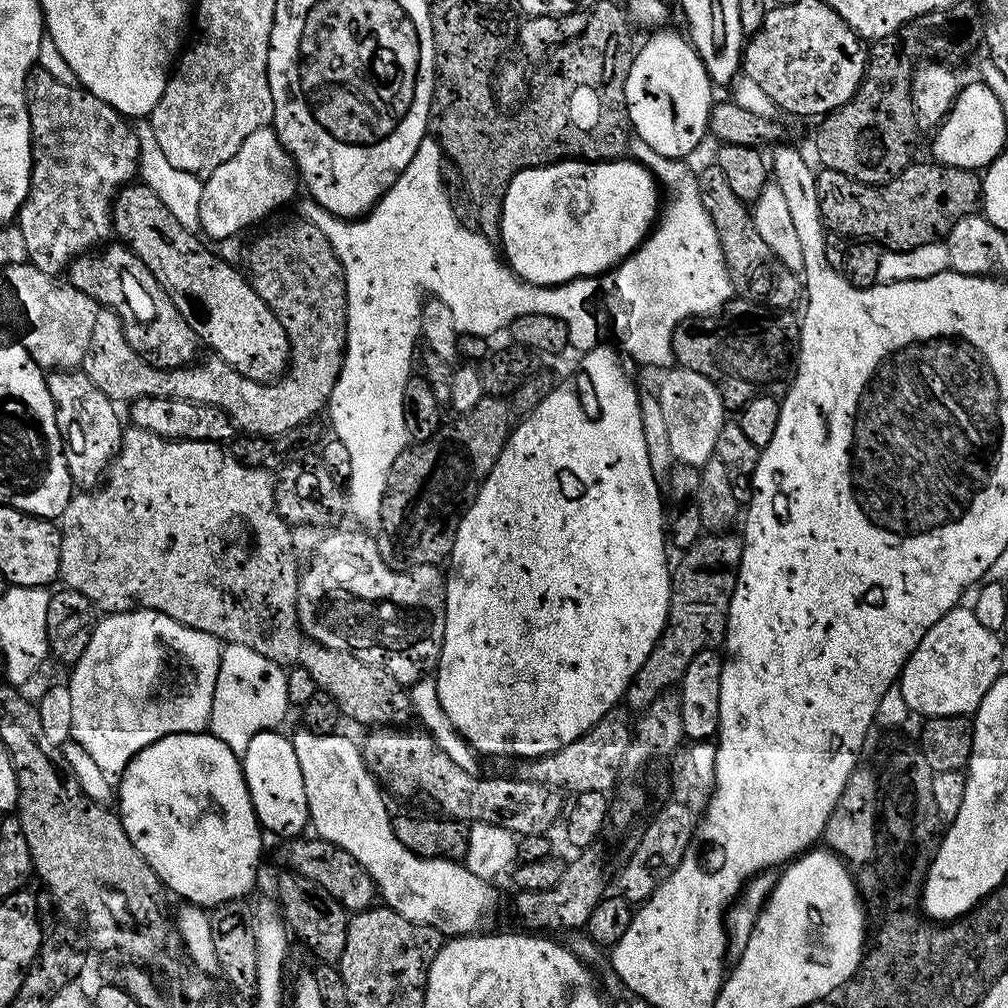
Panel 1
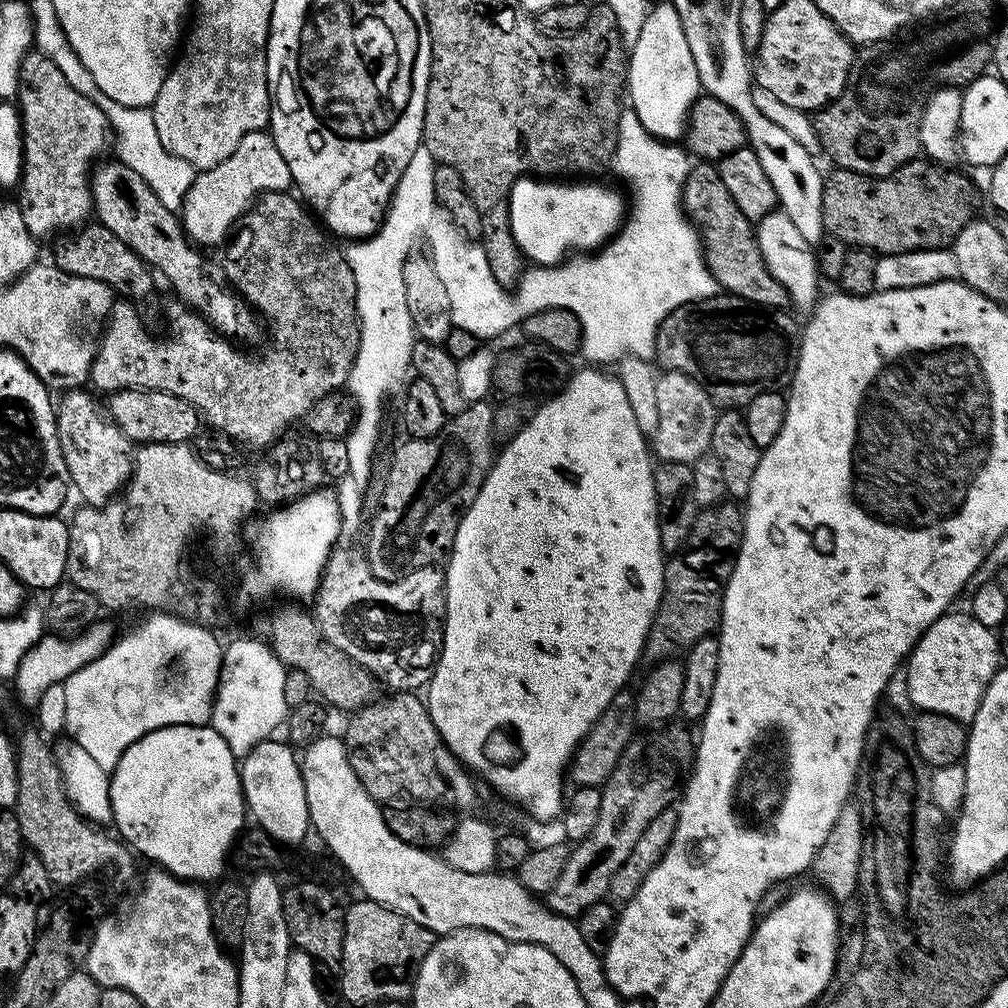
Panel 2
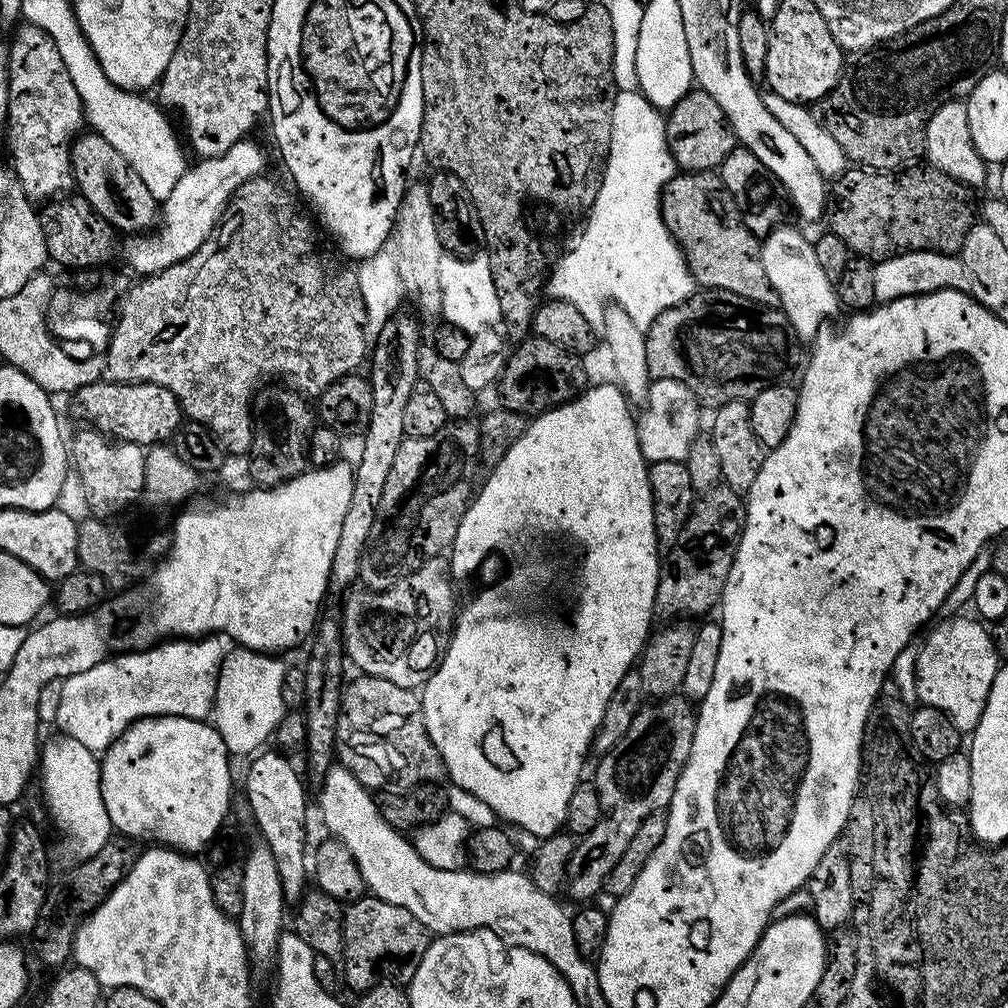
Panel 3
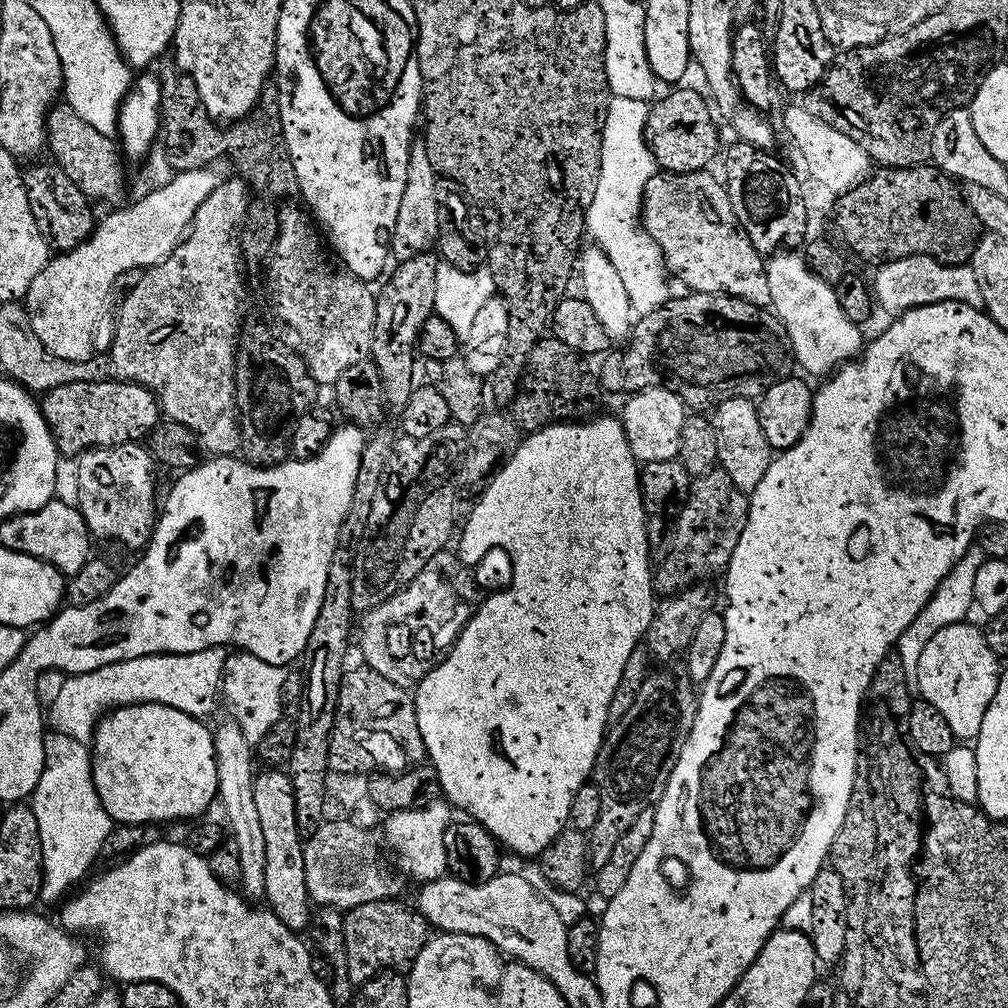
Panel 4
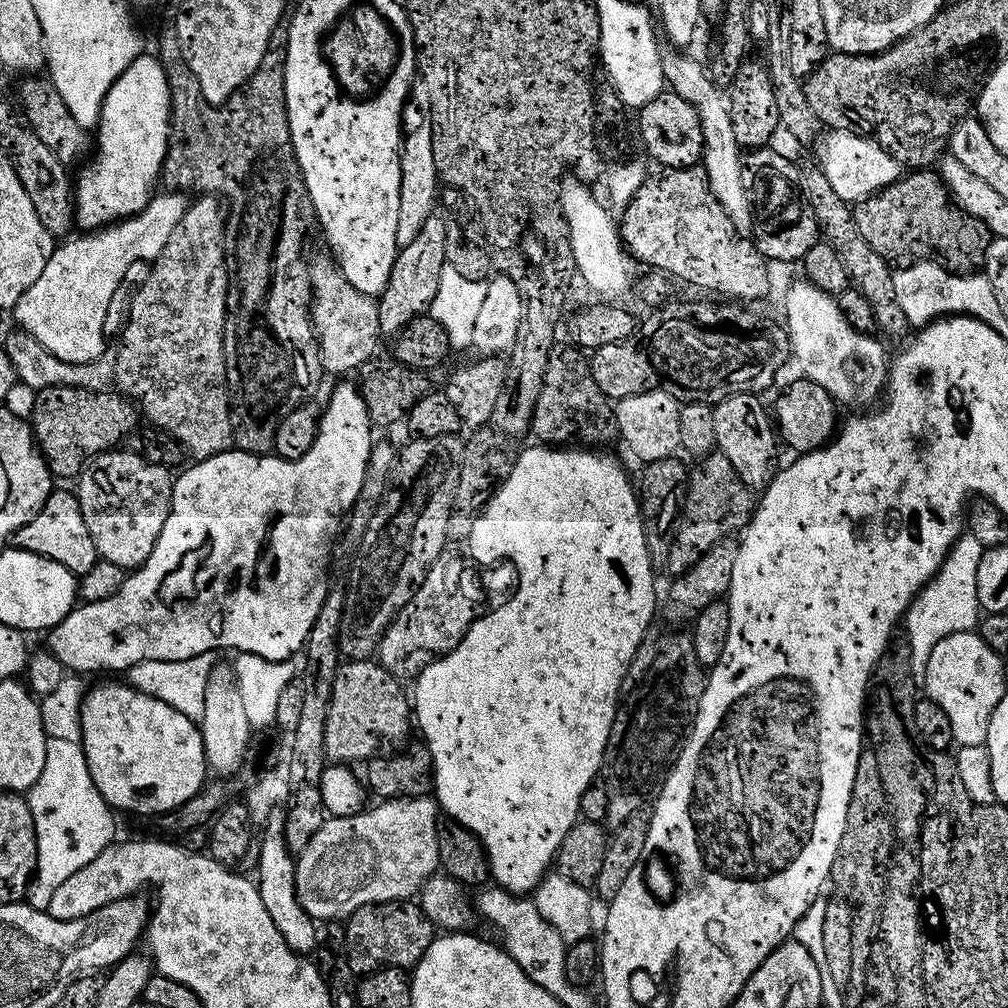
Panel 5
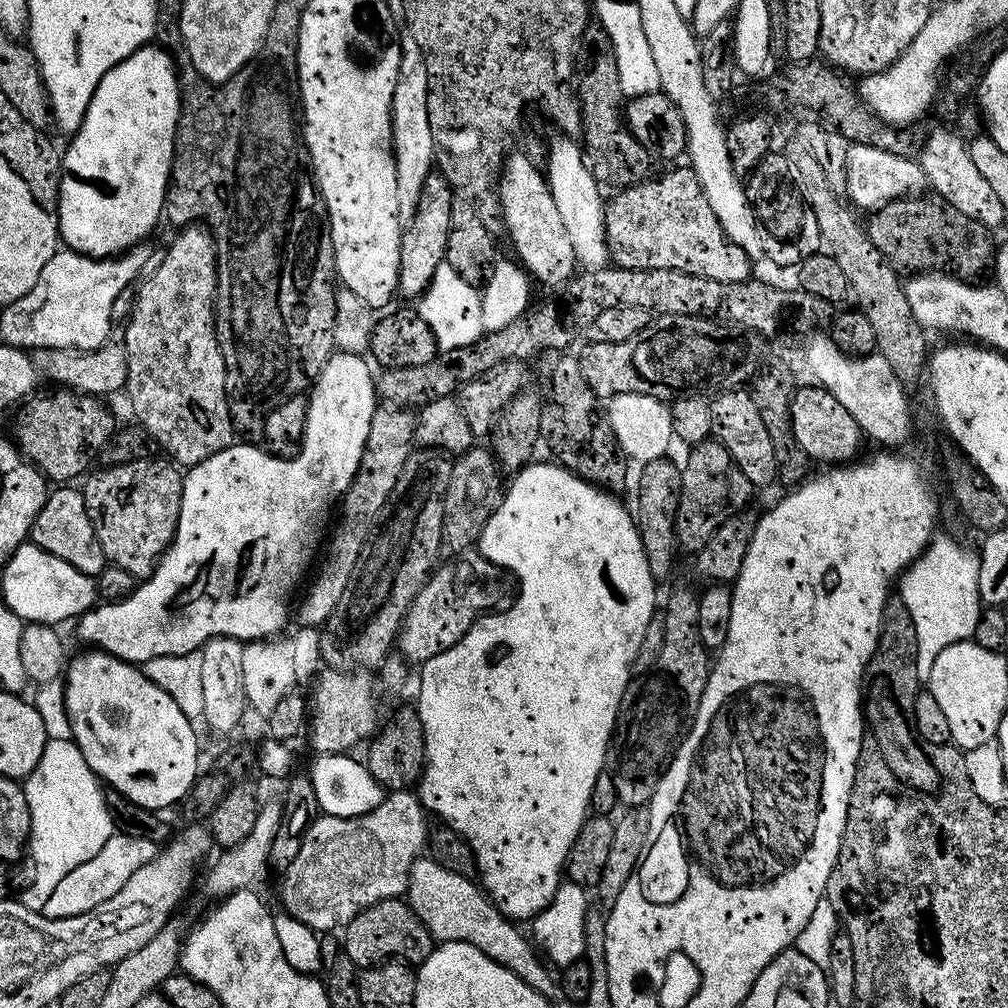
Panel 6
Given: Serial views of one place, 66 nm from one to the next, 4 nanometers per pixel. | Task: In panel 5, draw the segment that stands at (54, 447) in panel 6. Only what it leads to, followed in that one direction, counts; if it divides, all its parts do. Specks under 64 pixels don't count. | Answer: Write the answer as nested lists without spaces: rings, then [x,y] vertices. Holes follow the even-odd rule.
[[[55,384],[39,389],[32,400],[32,434],[44,453],[53,477],[75,477],[99,452],[115,449],[127,432],[138,428],[138,408],[116,390],[90,390],[69,384]]]

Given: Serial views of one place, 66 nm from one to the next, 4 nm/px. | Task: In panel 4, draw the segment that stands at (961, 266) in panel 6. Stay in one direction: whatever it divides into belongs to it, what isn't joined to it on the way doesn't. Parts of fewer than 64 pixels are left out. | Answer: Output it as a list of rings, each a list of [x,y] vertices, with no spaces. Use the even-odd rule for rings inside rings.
[[[931,163],[916,164],[912,168],[878,170],[867,180],[856,184],[848,192],[841,192],[836,200],[836,224],[844,240],[864,260],[876,260],[877,265],[911,255],[929,255],[944,264],[967,265],[972,258],[982,229],[974,210],[964,201],[961,185],[953,177],[941,172]]]

